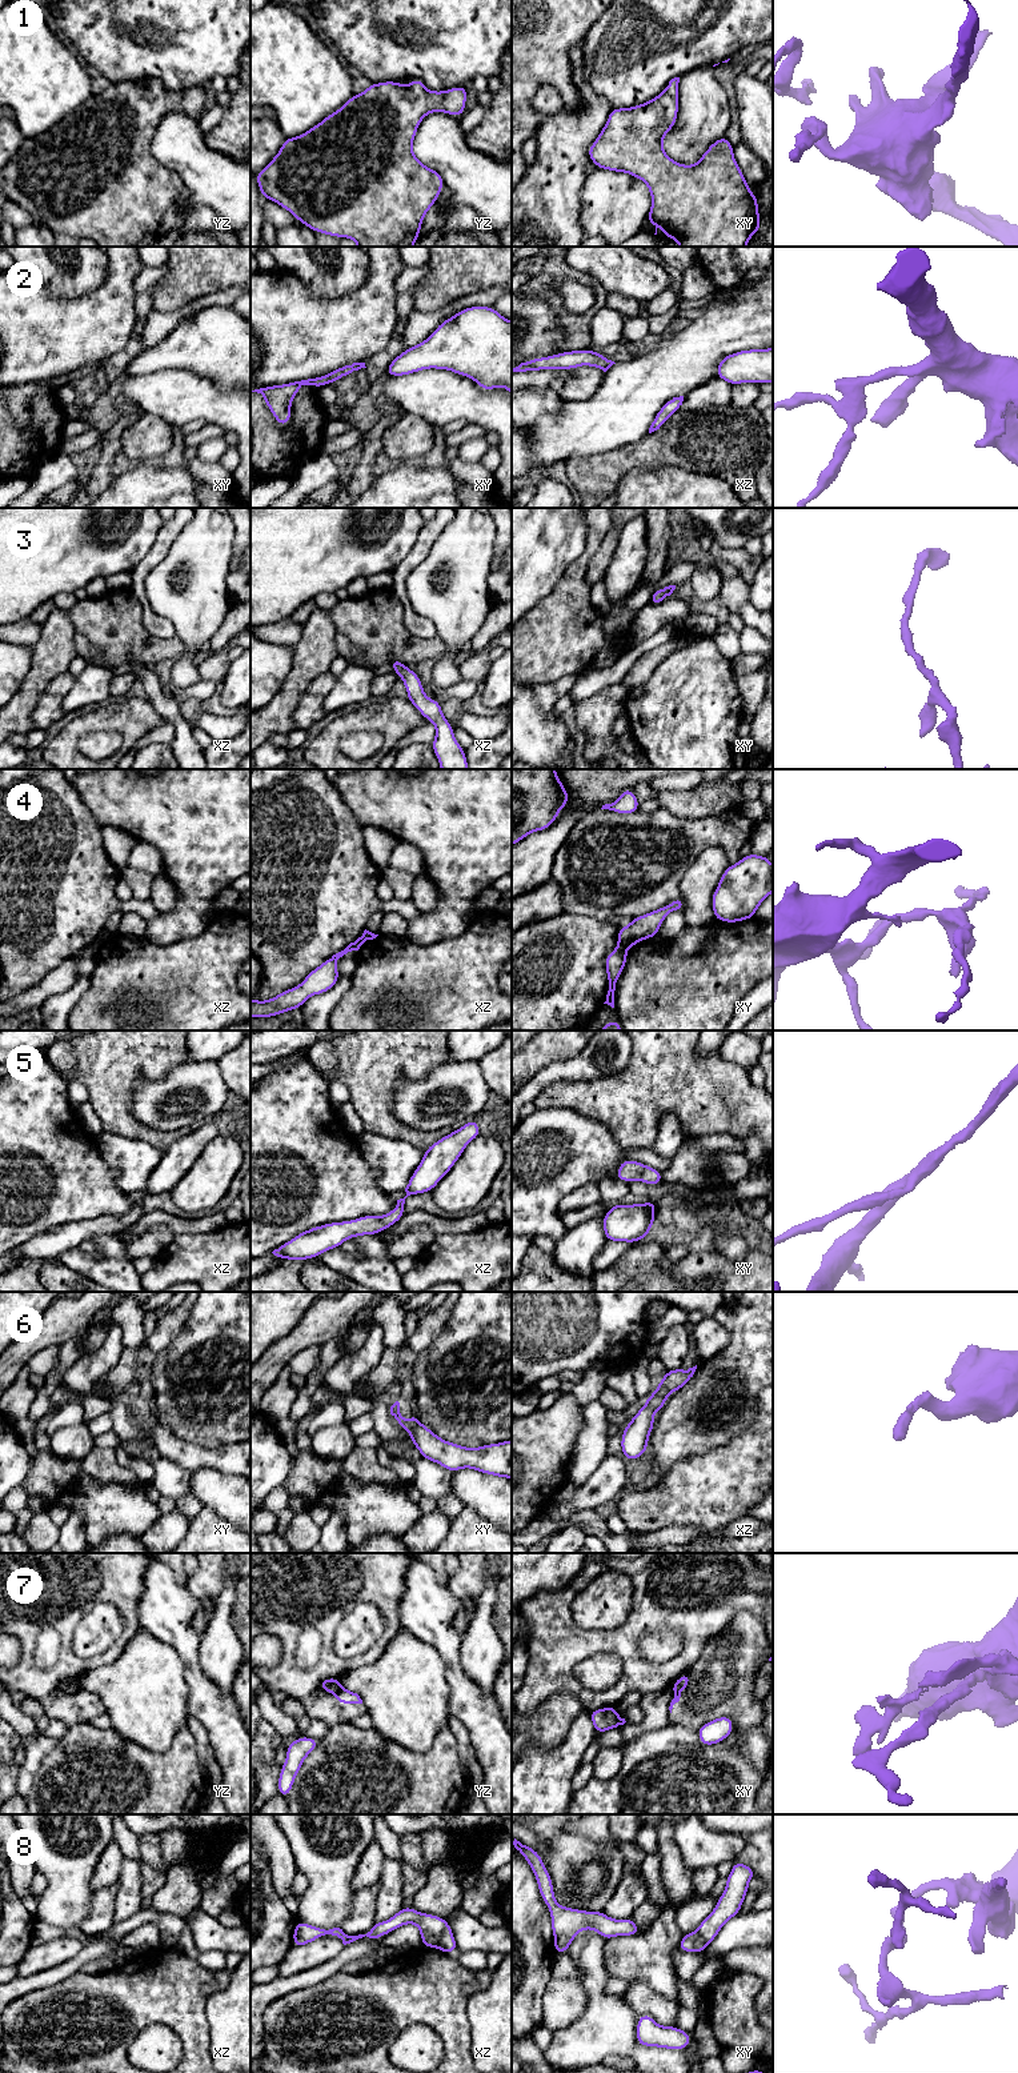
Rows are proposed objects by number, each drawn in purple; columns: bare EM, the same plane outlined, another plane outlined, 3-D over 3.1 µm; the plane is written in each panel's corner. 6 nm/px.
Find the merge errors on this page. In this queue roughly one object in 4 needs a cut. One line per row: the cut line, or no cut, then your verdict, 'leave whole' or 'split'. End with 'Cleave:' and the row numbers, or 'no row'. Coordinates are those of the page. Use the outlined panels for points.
1: no cut | leave whole
2: no cut | leave whole
3: no cut | leave whole
4: xy (618, 941), (626, 948) | split
5: no cut | leave whole
6: no cut | leave whole
7: yz (341, 1687), (335, 1692) | split
8: xz (447, 1923), (437, 1947) | split
Cleave: 4, 7, 8

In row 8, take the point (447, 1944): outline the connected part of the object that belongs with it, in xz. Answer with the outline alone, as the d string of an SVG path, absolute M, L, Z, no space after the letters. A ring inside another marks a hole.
M446 1922L446 1925L444 1928L444 1932L442 1932L440 1944L438 1944L438 1949L442 1953L446 1953L446 1954L457 1950L457 1944L456 1944L456 1940L453 1937L453 1932L450 1929L450 1925L448 1922Z

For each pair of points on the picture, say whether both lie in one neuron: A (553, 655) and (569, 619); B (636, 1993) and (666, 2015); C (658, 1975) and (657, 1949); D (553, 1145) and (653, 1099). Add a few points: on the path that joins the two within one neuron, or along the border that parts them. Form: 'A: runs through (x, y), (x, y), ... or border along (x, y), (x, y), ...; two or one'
A: runs through (553, 645), (564, 632), (564, 628); one
B: runs through (644, 2000), (658, 2008); one
C: runs through (657, 1968), (657, 1956); one
D: border along (573, 1111), (600, 1120), (622, 1147); two

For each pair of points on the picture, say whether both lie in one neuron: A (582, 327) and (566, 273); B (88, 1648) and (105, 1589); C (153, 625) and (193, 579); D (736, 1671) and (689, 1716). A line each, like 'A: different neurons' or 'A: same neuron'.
A: same neuron
B: different neurons
C: different neurons
D: same neuron

